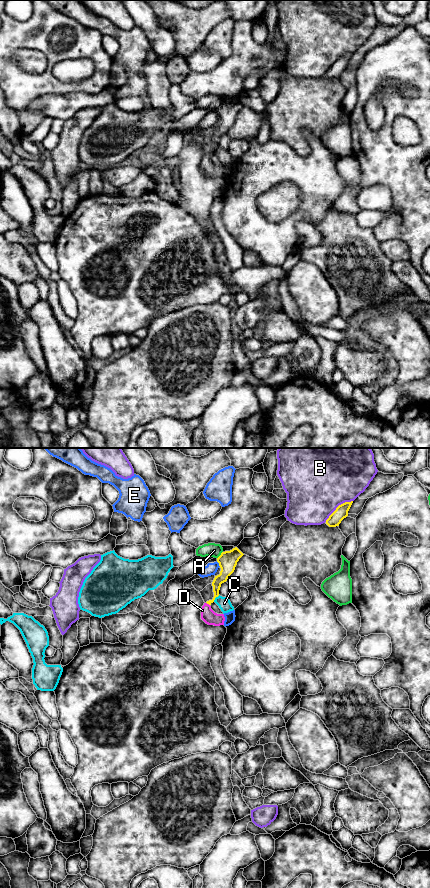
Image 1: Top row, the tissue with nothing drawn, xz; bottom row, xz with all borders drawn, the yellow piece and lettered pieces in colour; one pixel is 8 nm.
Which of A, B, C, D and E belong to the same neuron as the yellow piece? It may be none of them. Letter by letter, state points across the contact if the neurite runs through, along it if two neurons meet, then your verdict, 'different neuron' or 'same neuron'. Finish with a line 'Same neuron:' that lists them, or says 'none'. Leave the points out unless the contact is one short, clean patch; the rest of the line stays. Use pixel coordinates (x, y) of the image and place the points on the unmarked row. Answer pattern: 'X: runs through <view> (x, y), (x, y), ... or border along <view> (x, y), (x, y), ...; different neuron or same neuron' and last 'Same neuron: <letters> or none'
A: different neuron
B: different neuron
C: different neuron
D: runs through xz (223, 128), (208, 155), (208, 167); same neuron
E: different neuron
Same neuron: D

